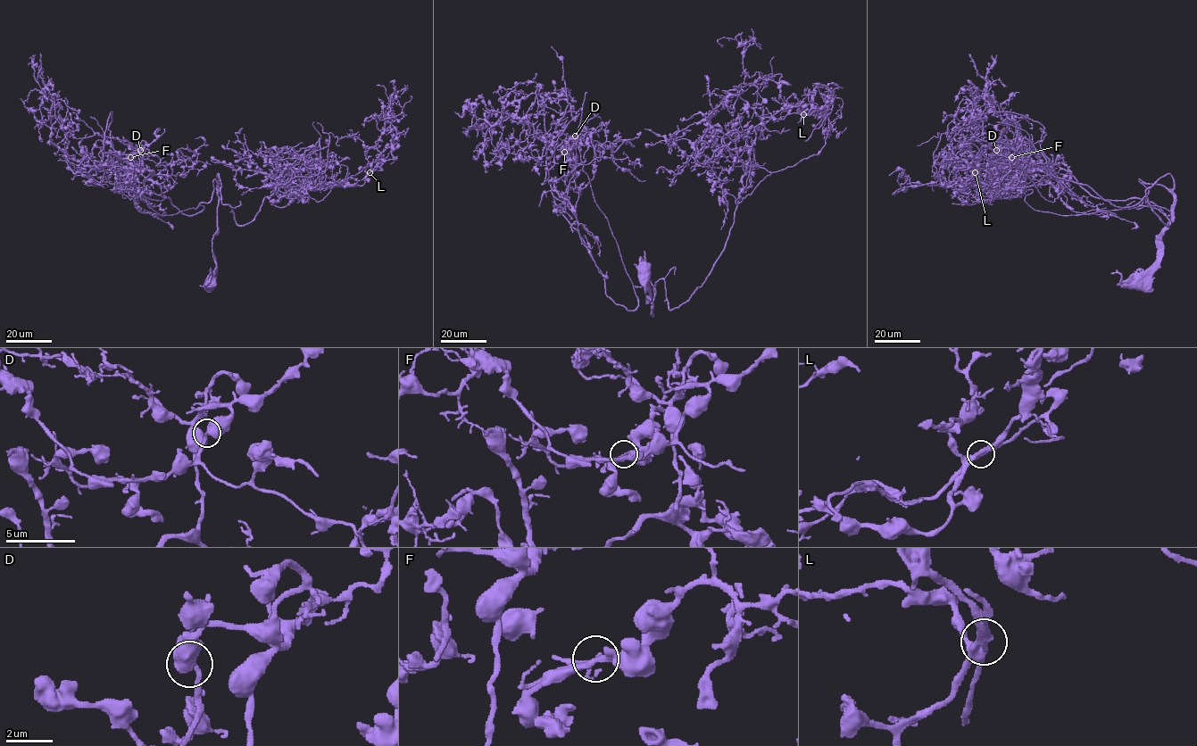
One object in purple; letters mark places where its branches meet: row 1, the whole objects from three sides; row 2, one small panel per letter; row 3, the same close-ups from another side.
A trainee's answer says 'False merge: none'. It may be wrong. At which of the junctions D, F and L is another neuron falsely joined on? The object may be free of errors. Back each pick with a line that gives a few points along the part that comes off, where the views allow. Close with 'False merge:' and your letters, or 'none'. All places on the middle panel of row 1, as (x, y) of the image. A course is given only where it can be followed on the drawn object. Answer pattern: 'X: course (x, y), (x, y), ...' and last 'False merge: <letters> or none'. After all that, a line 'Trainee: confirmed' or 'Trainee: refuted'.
False merge: none
Trainee: confirmed

